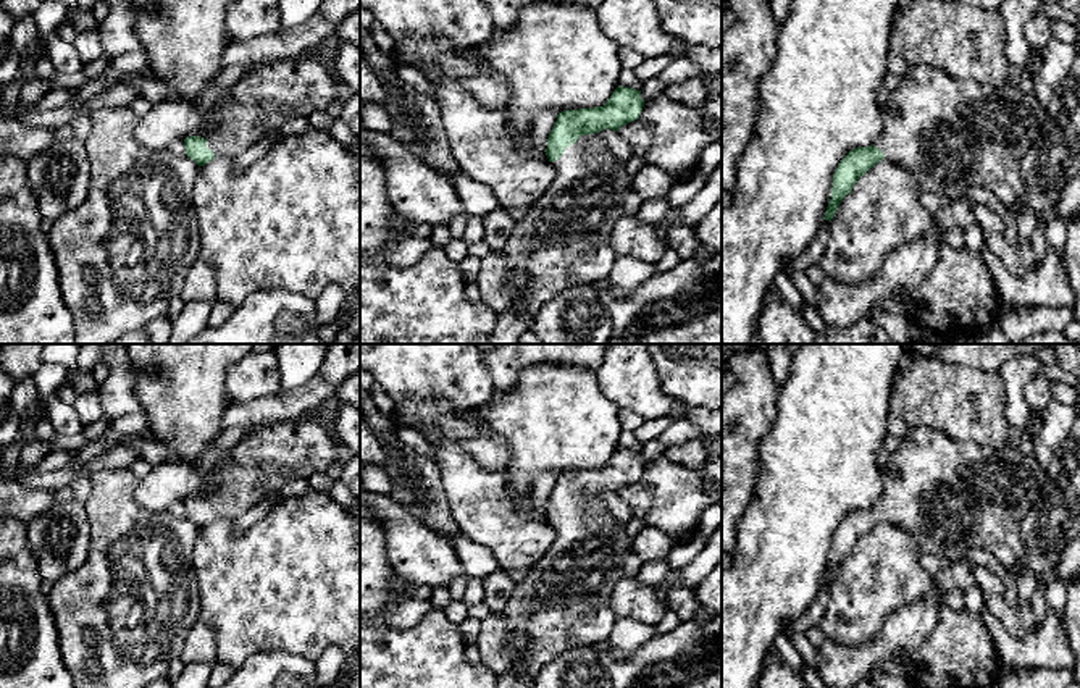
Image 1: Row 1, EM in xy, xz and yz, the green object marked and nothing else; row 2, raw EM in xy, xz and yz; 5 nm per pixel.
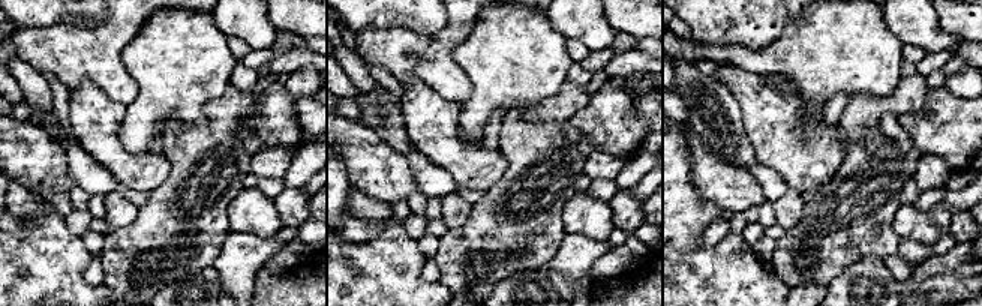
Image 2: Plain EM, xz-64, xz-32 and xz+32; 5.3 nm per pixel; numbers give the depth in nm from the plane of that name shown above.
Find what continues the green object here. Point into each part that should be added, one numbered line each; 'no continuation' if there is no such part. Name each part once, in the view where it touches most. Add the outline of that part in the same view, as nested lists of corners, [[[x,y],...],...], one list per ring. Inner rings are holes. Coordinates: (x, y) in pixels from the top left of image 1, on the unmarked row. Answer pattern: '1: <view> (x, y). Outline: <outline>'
1: xz (564, 603). Outline: [[[599,494],[580,497],[552,526],[557,536],[547,554],[515,583],[507,604],[483,619],[476,646],[483,664],[497,677],[534,680],[560,654],[583,646],[597,648],[613,630],[612,591],[623,578],[623,560],[634,538],[605,509]]]

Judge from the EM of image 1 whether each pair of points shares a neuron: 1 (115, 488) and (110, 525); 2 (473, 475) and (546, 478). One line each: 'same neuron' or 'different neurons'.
1: same neuron
2: different neurons

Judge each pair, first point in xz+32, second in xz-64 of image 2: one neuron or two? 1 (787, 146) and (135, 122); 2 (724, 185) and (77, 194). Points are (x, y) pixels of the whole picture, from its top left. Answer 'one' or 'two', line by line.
1: two
2: two

